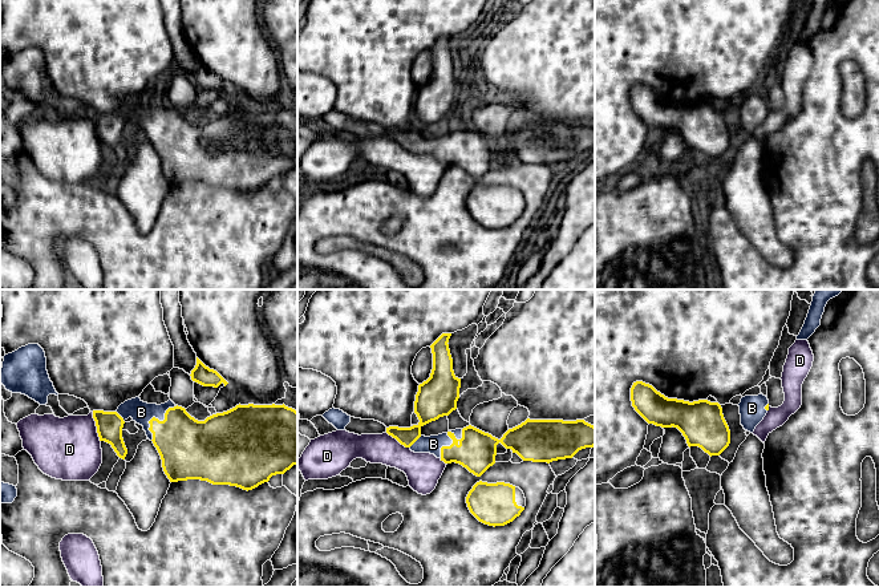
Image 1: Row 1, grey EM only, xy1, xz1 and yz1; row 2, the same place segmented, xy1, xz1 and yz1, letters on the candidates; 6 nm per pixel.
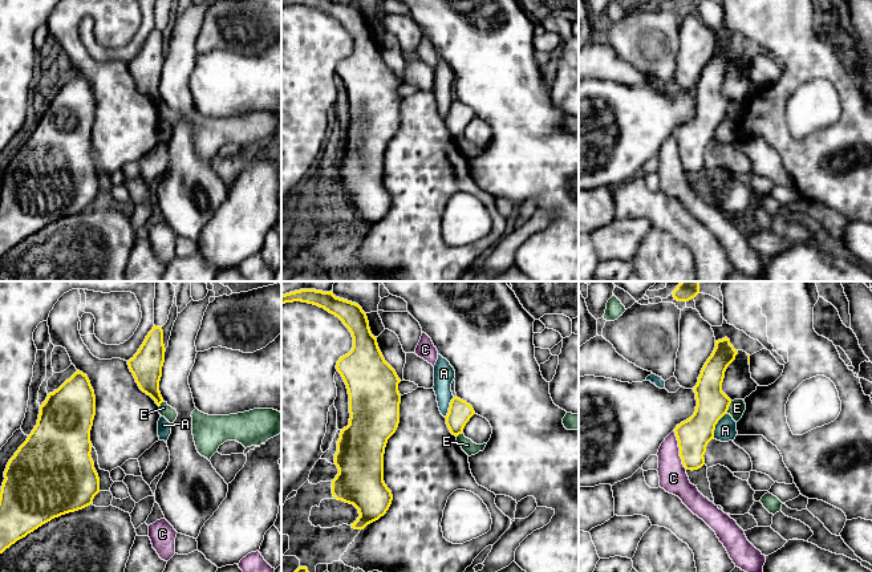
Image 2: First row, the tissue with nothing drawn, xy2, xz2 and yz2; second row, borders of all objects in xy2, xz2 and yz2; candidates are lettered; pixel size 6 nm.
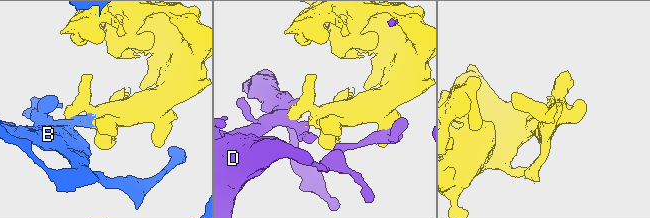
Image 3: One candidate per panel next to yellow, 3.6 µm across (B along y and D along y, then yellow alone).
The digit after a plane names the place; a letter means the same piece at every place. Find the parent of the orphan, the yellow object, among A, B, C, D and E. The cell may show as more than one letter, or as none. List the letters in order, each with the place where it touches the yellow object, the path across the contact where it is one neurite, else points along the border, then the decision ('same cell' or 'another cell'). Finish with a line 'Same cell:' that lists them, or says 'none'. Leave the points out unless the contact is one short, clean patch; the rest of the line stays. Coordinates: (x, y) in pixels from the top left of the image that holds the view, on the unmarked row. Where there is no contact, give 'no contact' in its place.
A: yz2 (716, 126) | another cell
B: xz1 (449, 138) | same cell
C: yz2 (680, 153) | another cell
D: xy1 (96, 128) | another cell
E: yz2 (729, 108) | along yz2 (731, 104), (726, 114) | another cell
Same cell: B

